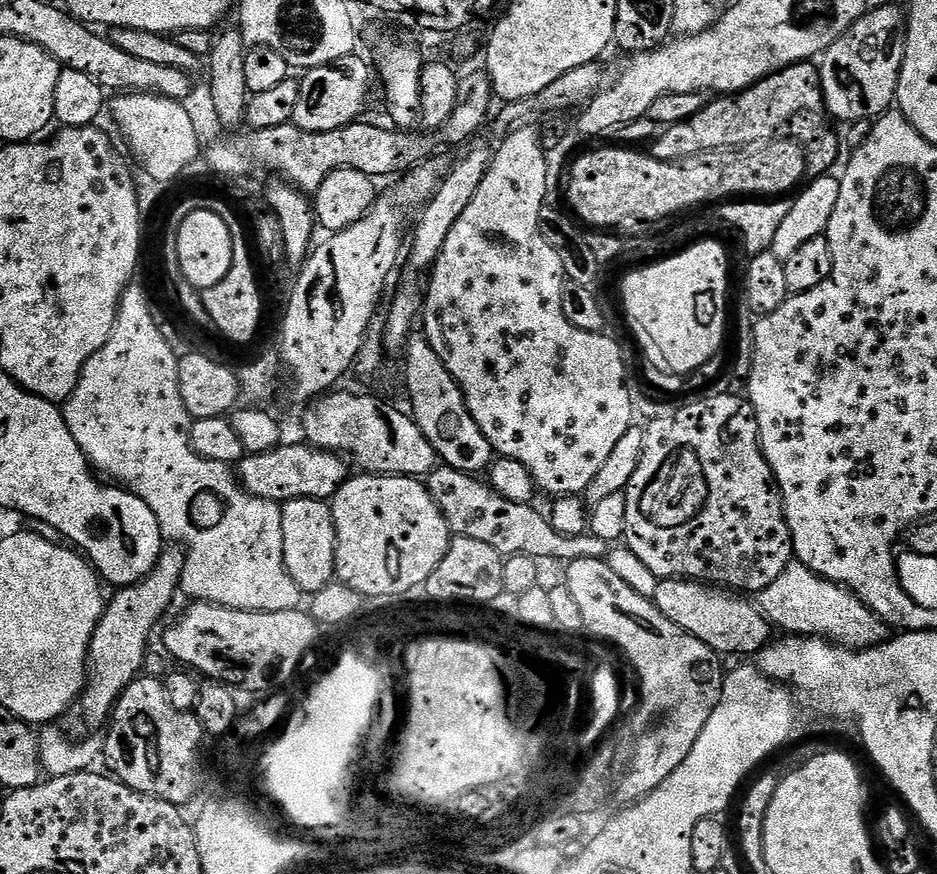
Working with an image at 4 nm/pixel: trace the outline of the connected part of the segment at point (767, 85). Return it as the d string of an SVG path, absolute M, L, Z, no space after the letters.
M815 63L789 64L776 72L763 76L756 84L741 92L720 94L709 99L704 109L677 124L667 125L655 140L651 141L650 154L656 160L689 160L691 156L719 153L719 148L747 150L753 146L768 144L774 140L793 140L800 144L805 154L807 175L815 178L833 171L840 156L840 140L832 129L827 106L824 104L823 86L820 84L820 70Z

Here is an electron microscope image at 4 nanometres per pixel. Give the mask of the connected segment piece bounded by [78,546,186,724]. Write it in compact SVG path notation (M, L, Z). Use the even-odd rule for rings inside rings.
M168 546L156 560L156 568L148 576L119 589L116 597L104 605L98 626L90 638L86 659L86 679L84 691L80 693L78 709L80 716L88 724L111 717L112 710L132 681L141 675L144 655L148 652L148 635L156 628L156 623L164 616L164 611L172 604L172 599L180 592L180 578L184 569L186 553L183 547Z

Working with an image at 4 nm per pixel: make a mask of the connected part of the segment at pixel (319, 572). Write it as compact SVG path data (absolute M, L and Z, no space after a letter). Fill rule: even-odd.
M298 498L282 505L284 565L292 581L304 594L322 590L336 575L336 527L331 507L325 501Z

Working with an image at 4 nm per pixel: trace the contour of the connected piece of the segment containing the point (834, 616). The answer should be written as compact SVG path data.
M793 562L770 582L770 586L758 593L758 607L764 613L769 625L776 624L784 634L802 636L823 636L833 644L842 644L845 648L859 650L885 639L885 621L875 616L864 603L848 591L842 584L815 576L812 571L799 562Z

